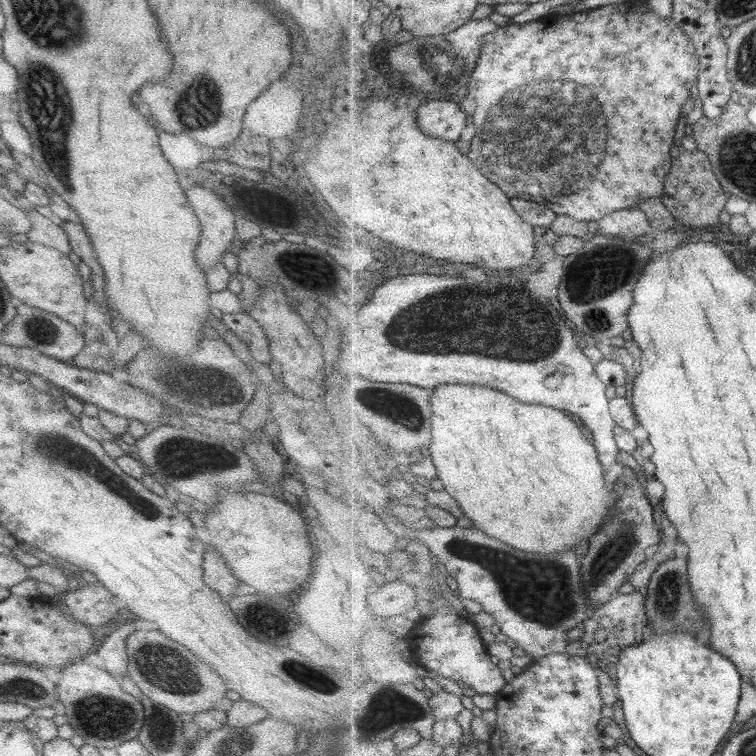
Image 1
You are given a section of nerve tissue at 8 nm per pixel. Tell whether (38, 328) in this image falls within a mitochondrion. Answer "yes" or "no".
yes

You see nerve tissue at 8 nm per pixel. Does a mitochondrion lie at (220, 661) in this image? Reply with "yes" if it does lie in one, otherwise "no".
no

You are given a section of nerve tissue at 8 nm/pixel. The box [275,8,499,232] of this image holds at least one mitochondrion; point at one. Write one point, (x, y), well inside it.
(441, 67)

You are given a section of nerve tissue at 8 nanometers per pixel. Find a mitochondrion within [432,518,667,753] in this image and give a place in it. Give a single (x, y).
(543, 592)

